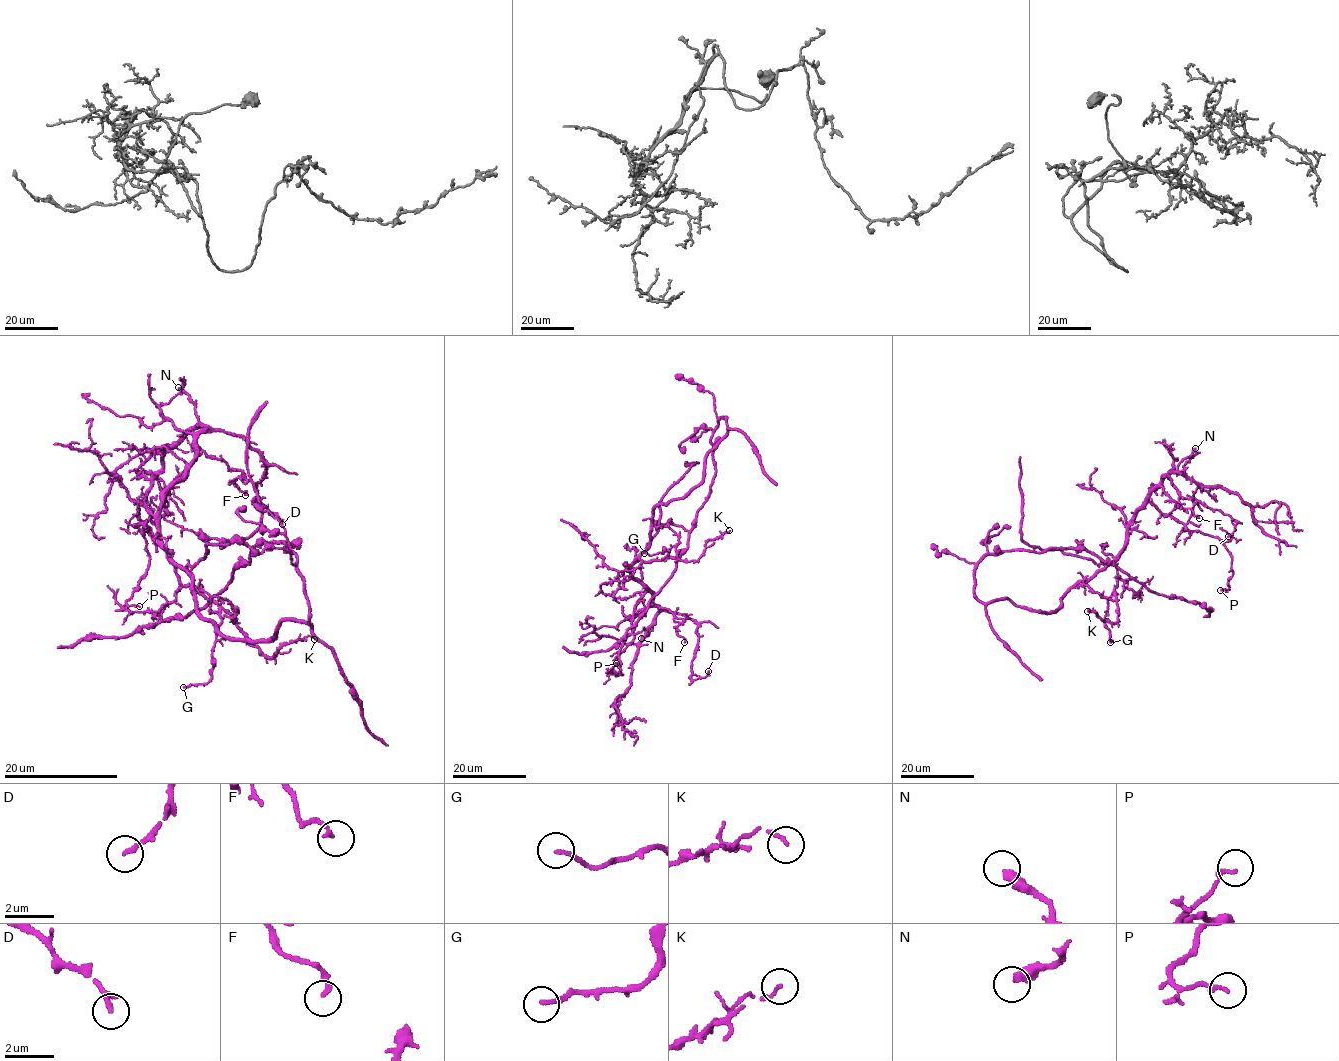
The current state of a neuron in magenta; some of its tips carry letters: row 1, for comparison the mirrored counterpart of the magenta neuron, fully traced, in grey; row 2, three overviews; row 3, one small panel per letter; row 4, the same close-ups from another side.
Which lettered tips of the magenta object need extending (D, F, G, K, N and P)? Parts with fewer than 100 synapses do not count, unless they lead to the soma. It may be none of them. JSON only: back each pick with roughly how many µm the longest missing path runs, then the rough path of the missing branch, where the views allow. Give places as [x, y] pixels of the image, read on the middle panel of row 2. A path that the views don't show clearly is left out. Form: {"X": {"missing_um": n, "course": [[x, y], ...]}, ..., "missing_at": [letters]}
{"missing_at": []}

